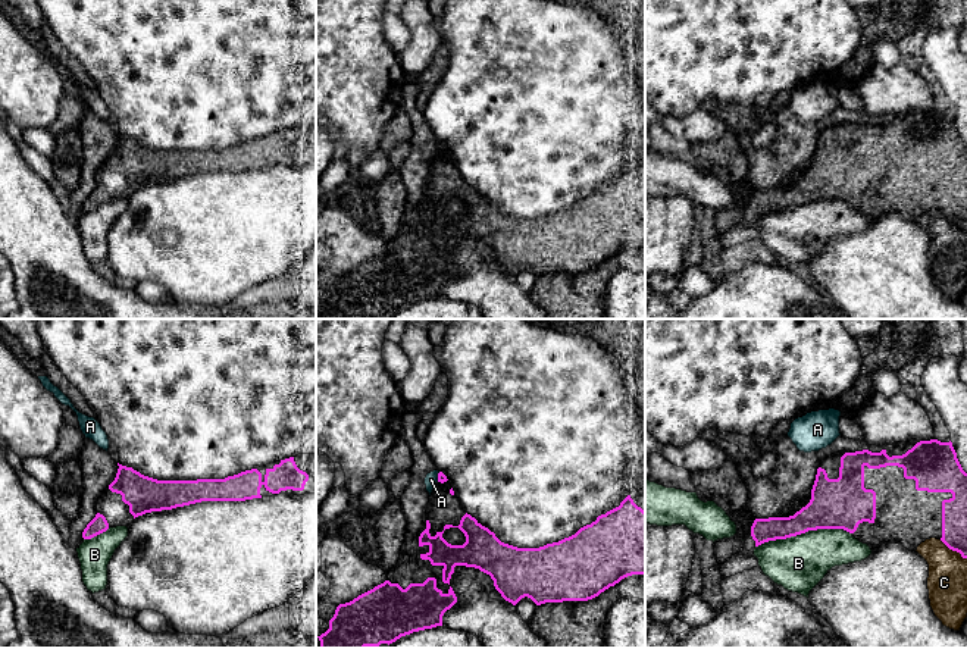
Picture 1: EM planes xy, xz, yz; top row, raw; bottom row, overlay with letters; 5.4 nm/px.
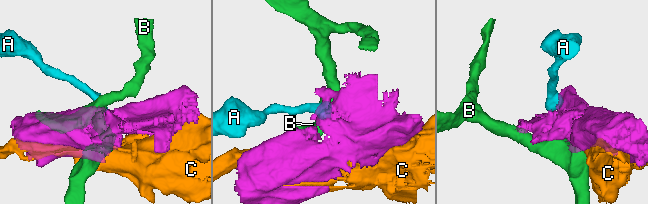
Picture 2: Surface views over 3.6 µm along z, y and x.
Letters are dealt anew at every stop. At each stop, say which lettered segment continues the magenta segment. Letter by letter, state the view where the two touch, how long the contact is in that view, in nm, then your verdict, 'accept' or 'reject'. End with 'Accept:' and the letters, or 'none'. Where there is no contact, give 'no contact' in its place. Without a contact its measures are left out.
A: xz | 60 nm | reject
B: yz | 550 nm | reject
C: yz | 190 nm | reject
Accept: none

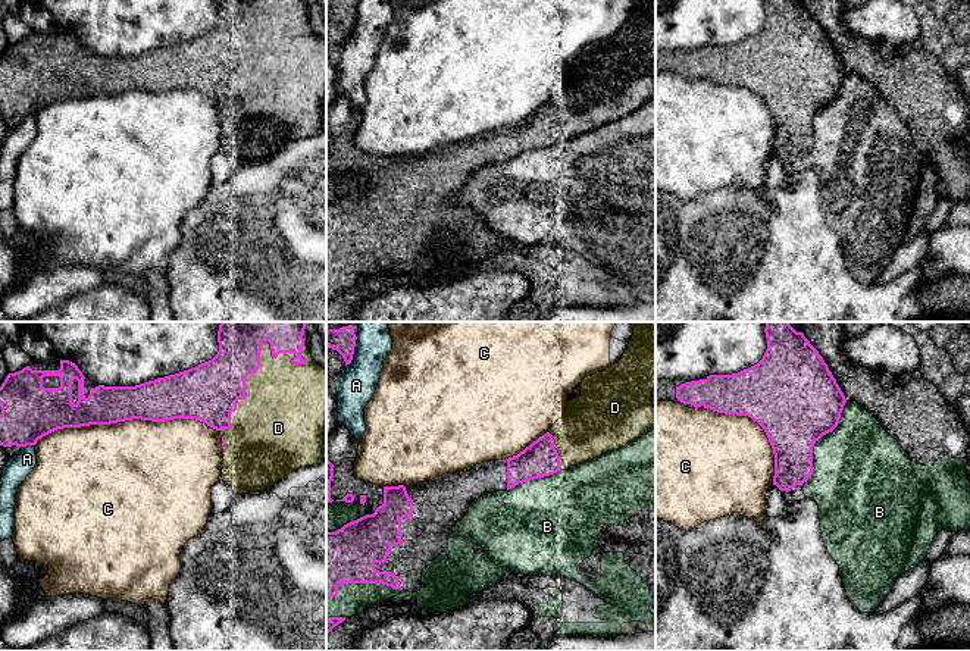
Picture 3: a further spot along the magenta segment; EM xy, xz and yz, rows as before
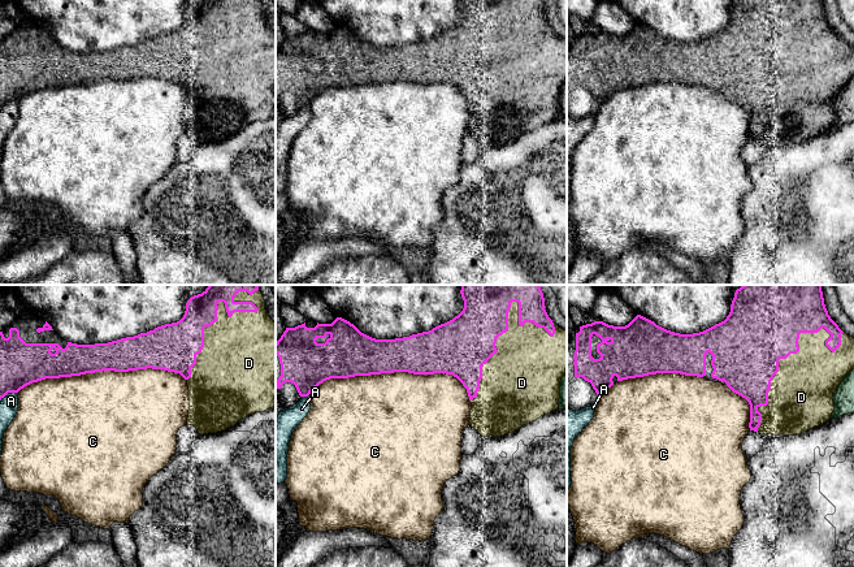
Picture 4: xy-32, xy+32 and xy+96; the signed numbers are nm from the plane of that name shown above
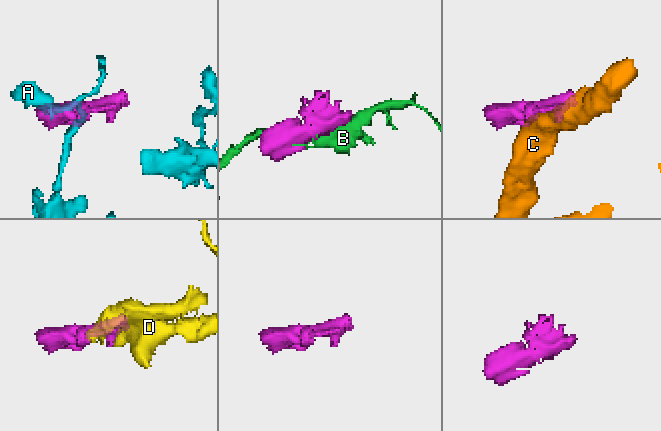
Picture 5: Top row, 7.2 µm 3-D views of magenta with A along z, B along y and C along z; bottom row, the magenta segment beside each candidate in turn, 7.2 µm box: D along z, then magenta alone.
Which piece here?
A: xz | 180 nm | reject
B: yz | 500 nm | reject
C: xy | 1000 nm | reject
D: xy | 750 nm | accept
Accept: D

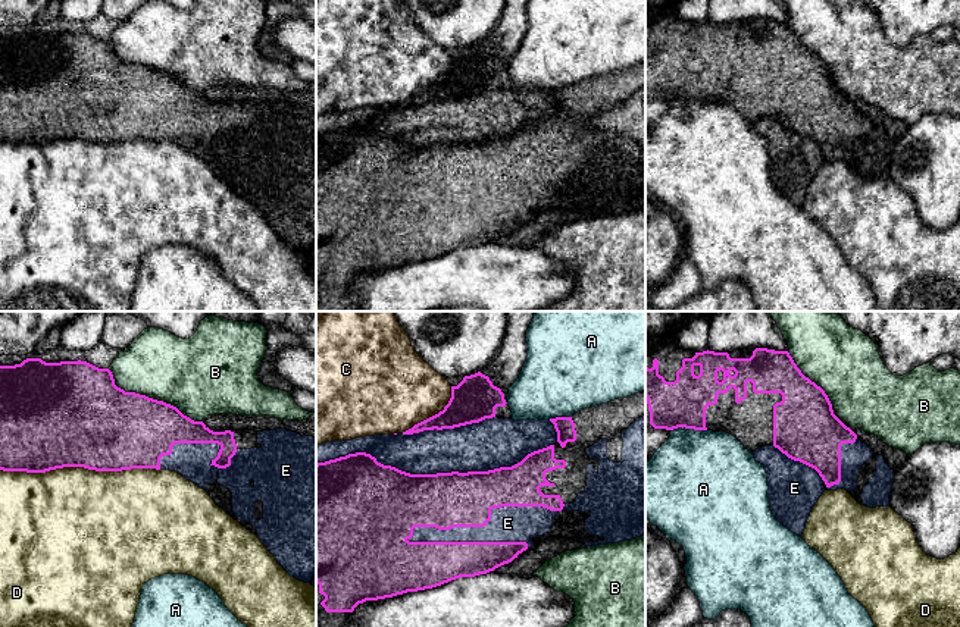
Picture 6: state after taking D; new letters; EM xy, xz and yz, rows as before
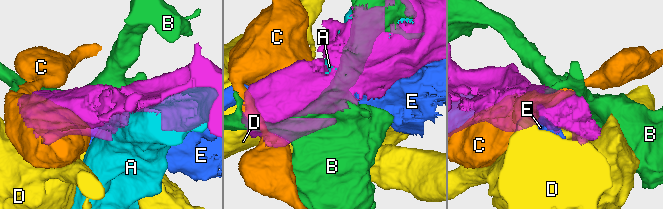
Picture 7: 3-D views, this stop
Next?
A: yz | 200 nm | reject
B: xy | 600 nm | reject
C: xz | 380 nm | reject
D: xy | 900 nm | reject
E: xz | 900 nm | reject
Accept: none

